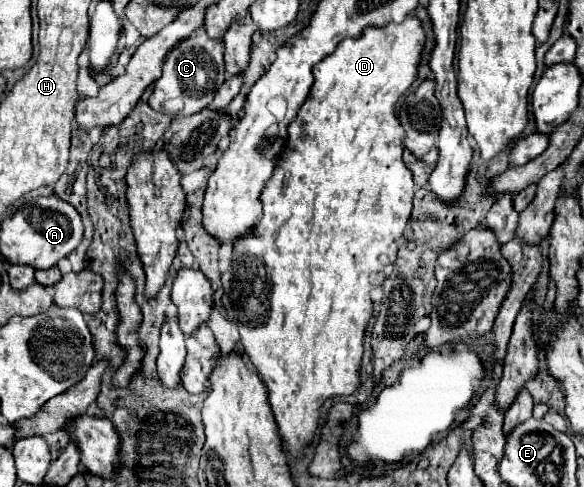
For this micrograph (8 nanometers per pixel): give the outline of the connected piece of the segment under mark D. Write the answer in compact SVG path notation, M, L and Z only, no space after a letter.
M406 17L402 23L392 23L386 27L368 27L362 37L358 39L344 39L338 43L336 51L328 57L324 57L314 67L314 85L300 107L296 119L290 123L286 145L278 157L278 163L274 167L274 173L270 181L262 189L262 207L264 215L256 223L254 231L250 235L244 235L236 241L230 267L222 273L222 305L226 309L226 315L230 321L236 321L240 331L240 343L244 355L254 363L256 373L262 377L266 389L268 389L268 401L272 407L272 413L276 417L280 435L286 441L286 451L292 457L302 457L302 449L312 441L316 429L318 429L318 409L320 405L334 397L334 395L350 395L360 387L360 361L362 361L362 343L364 343L364 329L372 315L372 299L370 291L384 283L386 269L394 263L398 253L398 241L402 237L402 231L410 219L412 211L412 193L414 193L414 181L412 173L406 169L402 161L402 135L404 129L400 127L398 117L394 115L394 105L400 99L400 95L414 83L418 73L418 61L424 47L424 29L416 17Z

